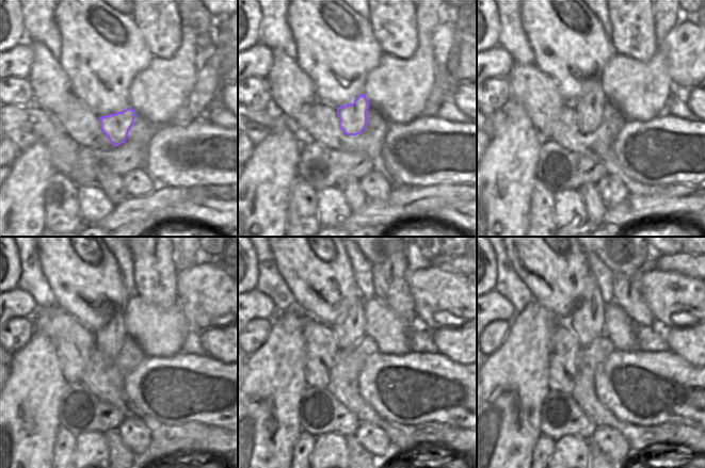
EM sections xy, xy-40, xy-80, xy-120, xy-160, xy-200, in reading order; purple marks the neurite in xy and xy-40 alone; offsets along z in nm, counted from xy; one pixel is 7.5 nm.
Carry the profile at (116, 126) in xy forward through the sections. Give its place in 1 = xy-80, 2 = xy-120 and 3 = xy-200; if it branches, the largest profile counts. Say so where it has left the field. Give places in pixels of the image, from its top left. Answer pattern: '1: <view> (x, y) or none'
1: xy-80 (589, 108)
2: xy-120 (109, 339)
3: xy-200 (587, 321)

